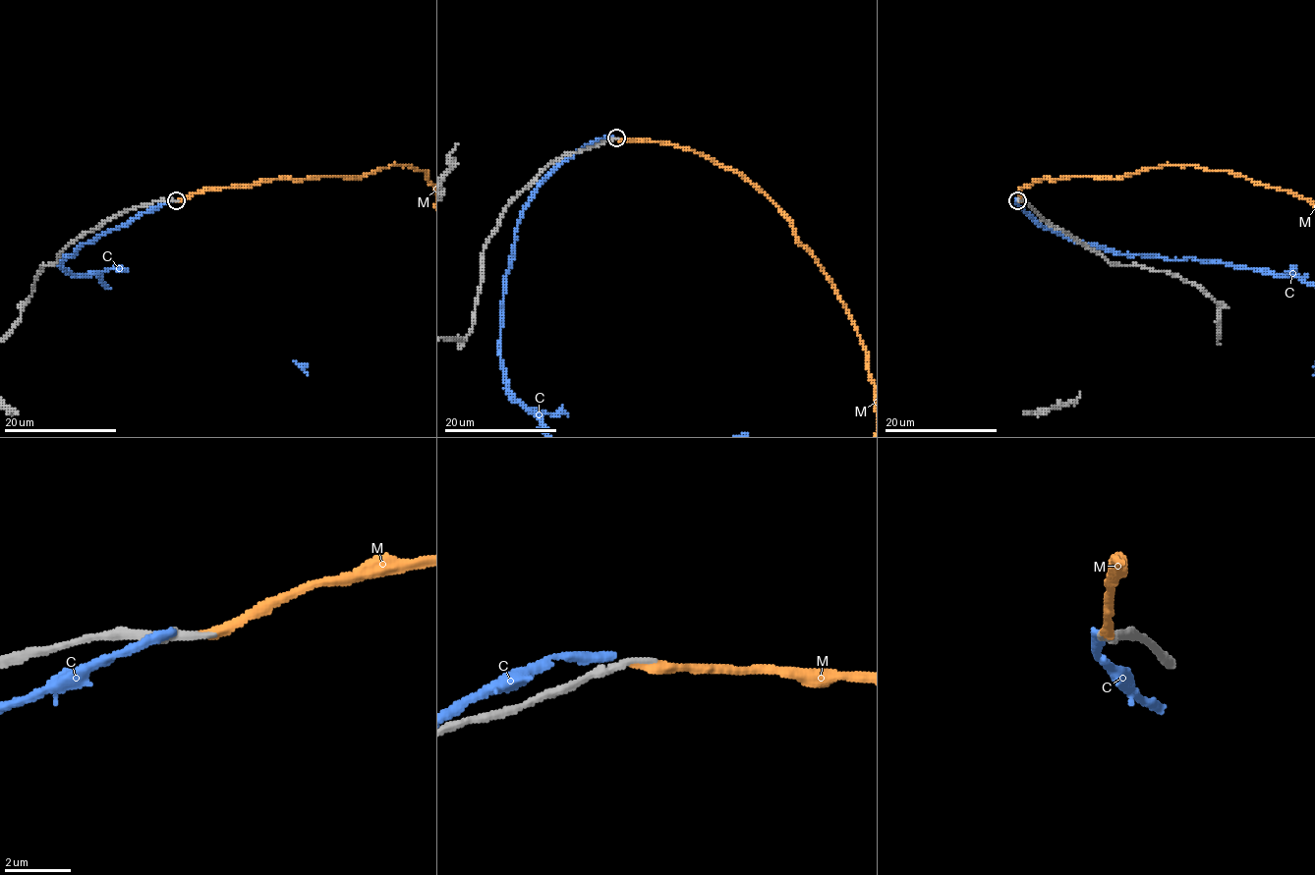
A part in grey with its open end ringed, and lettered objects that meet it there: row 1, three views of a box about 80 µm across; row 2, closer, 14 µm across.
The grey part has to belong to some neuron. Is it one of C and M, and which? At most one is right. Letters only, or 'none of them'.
M

